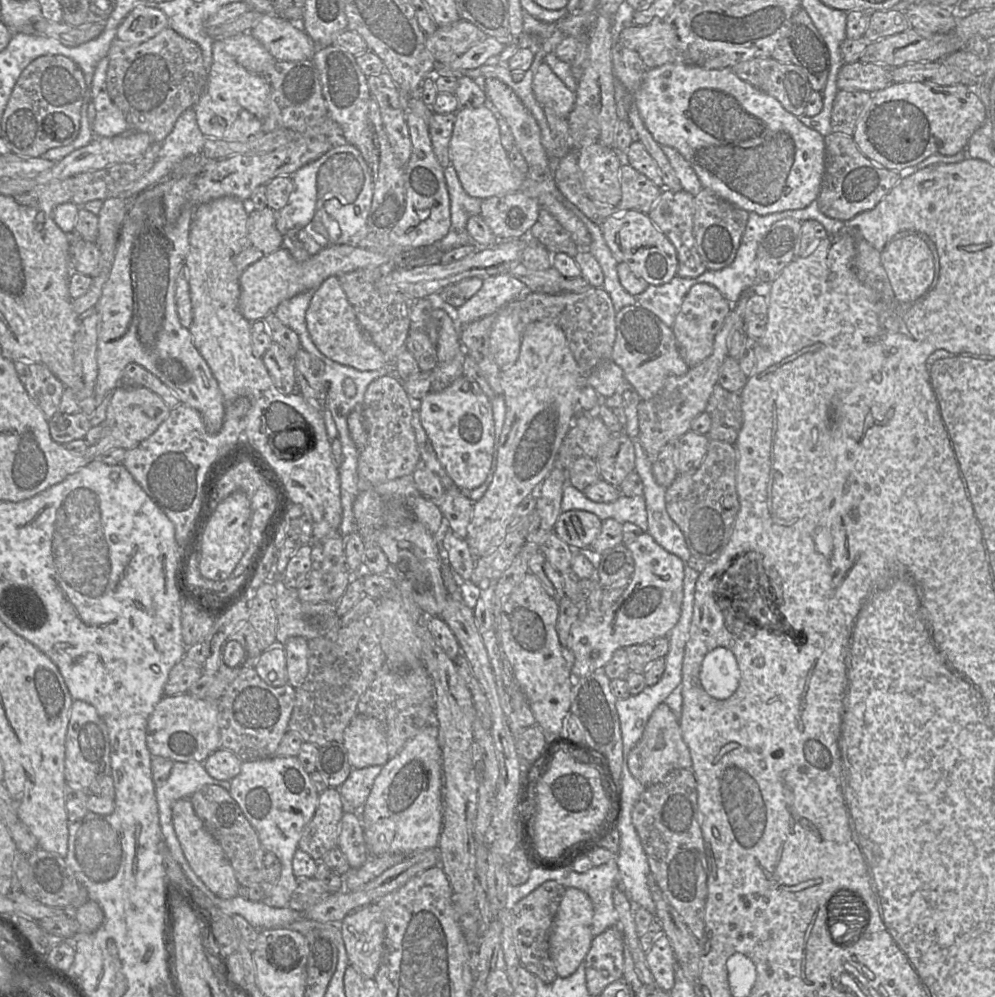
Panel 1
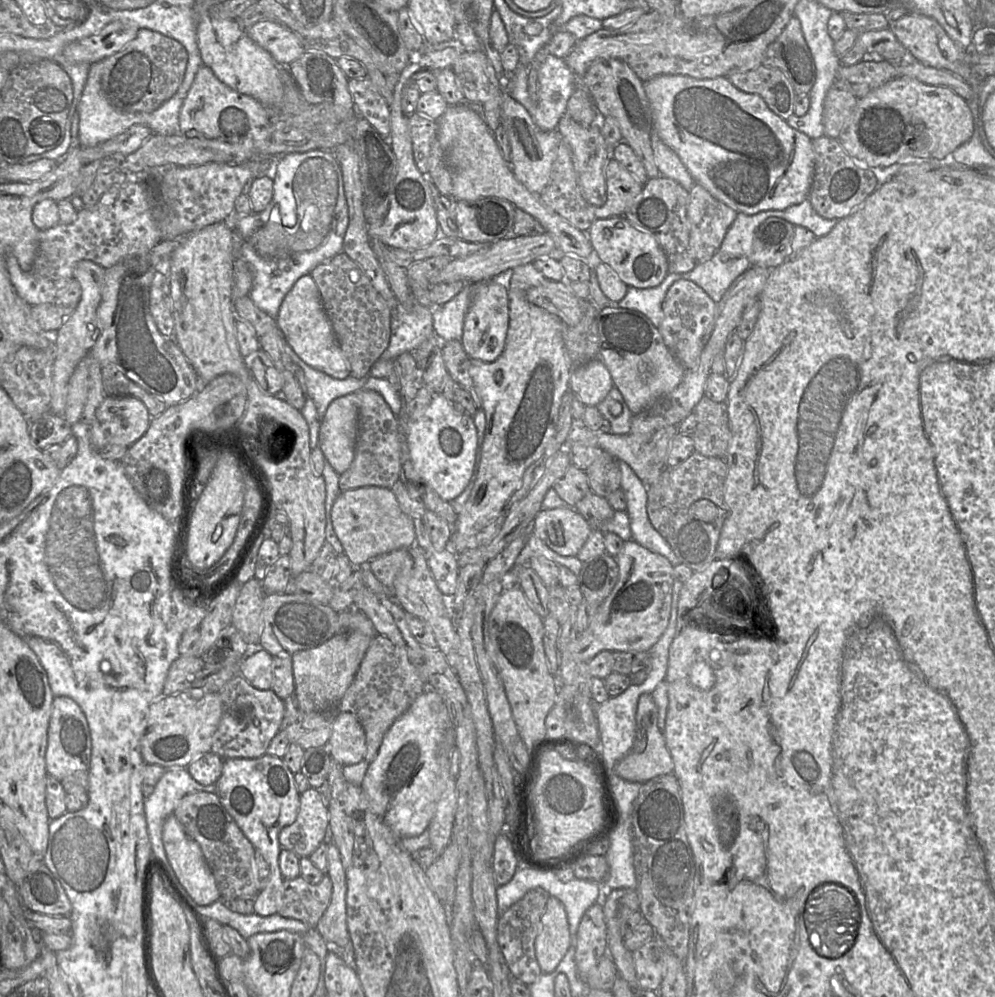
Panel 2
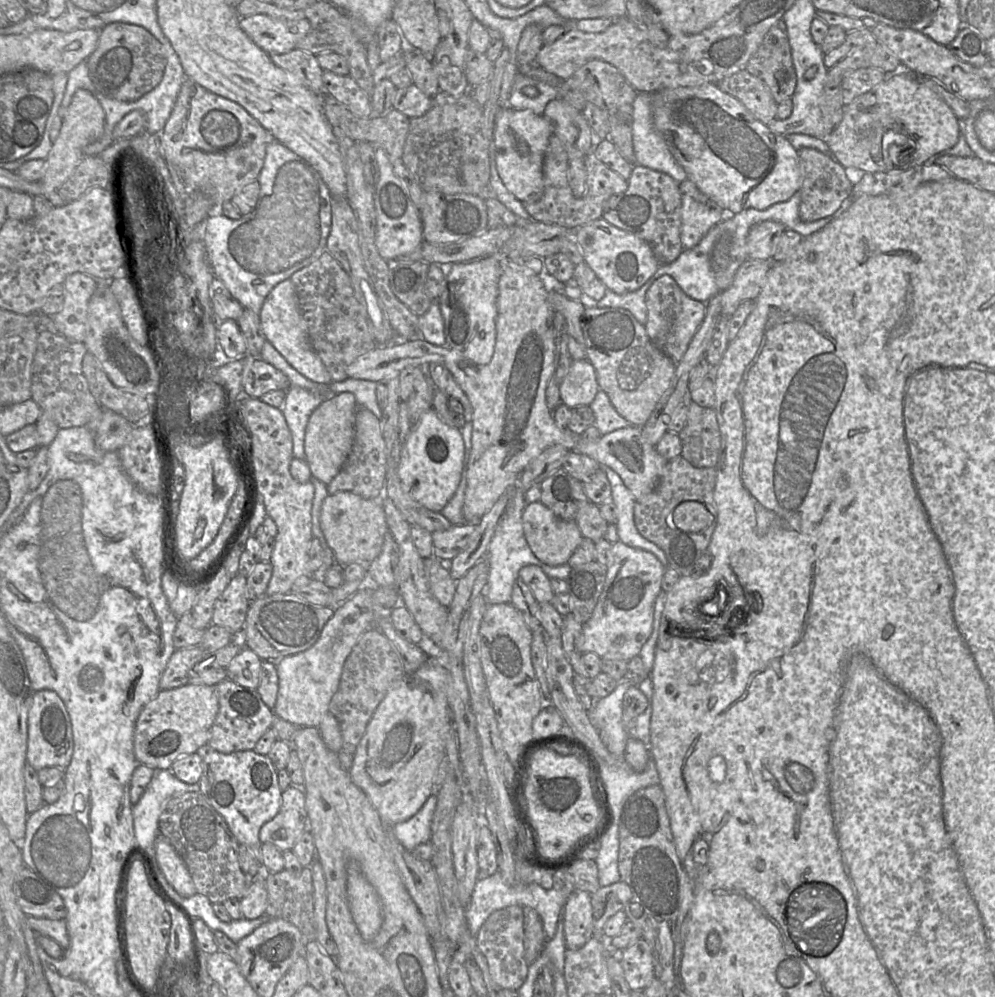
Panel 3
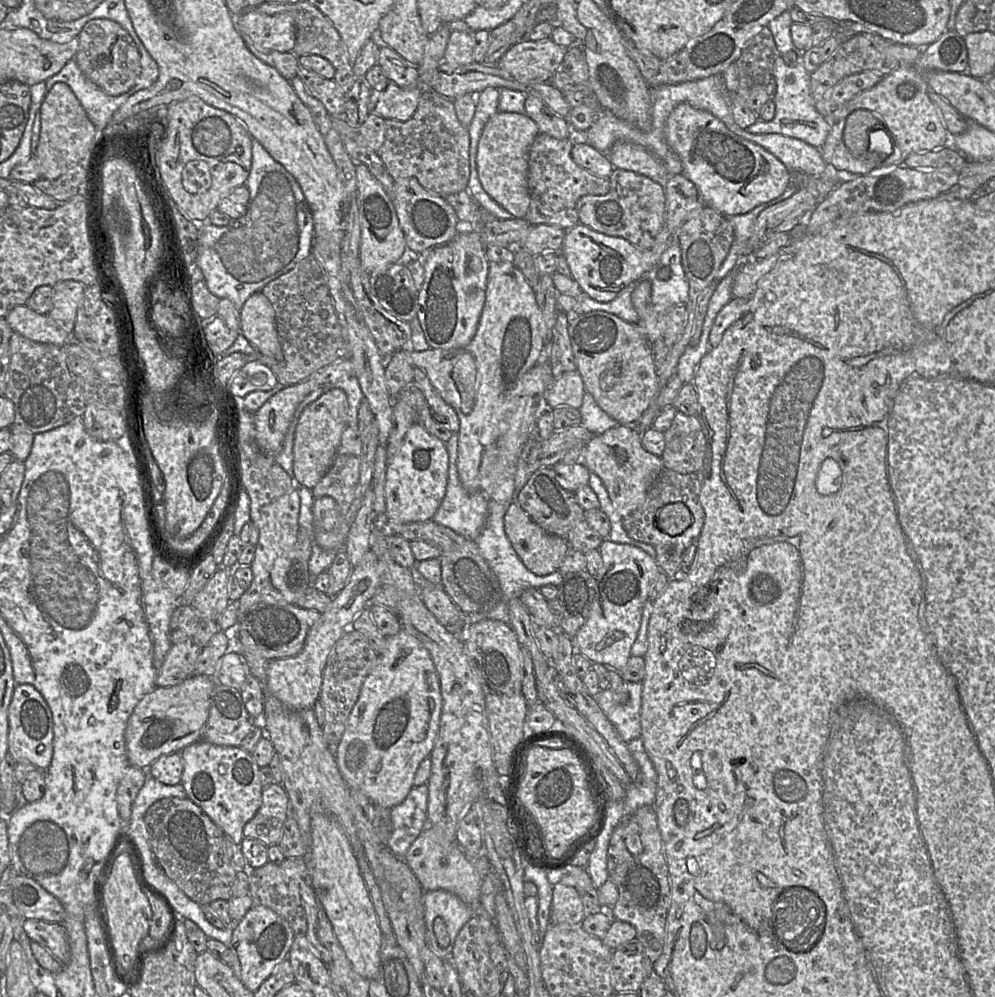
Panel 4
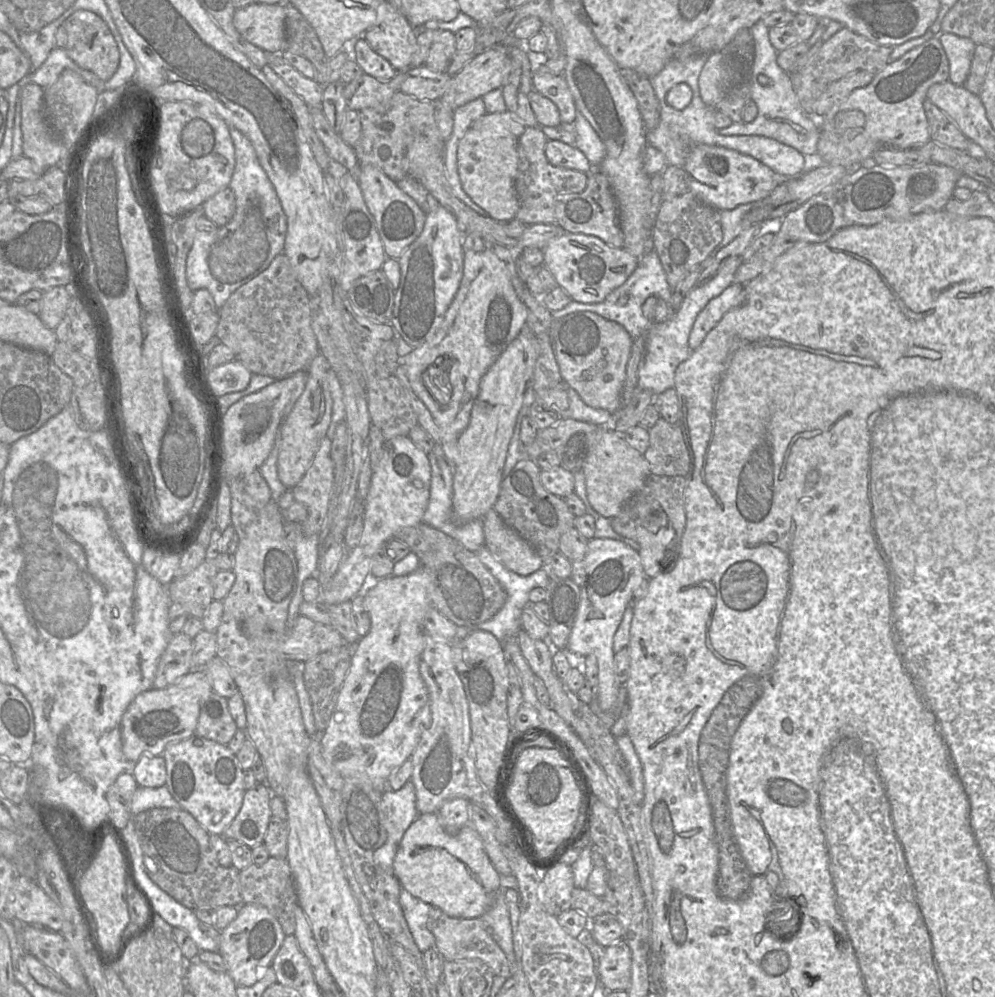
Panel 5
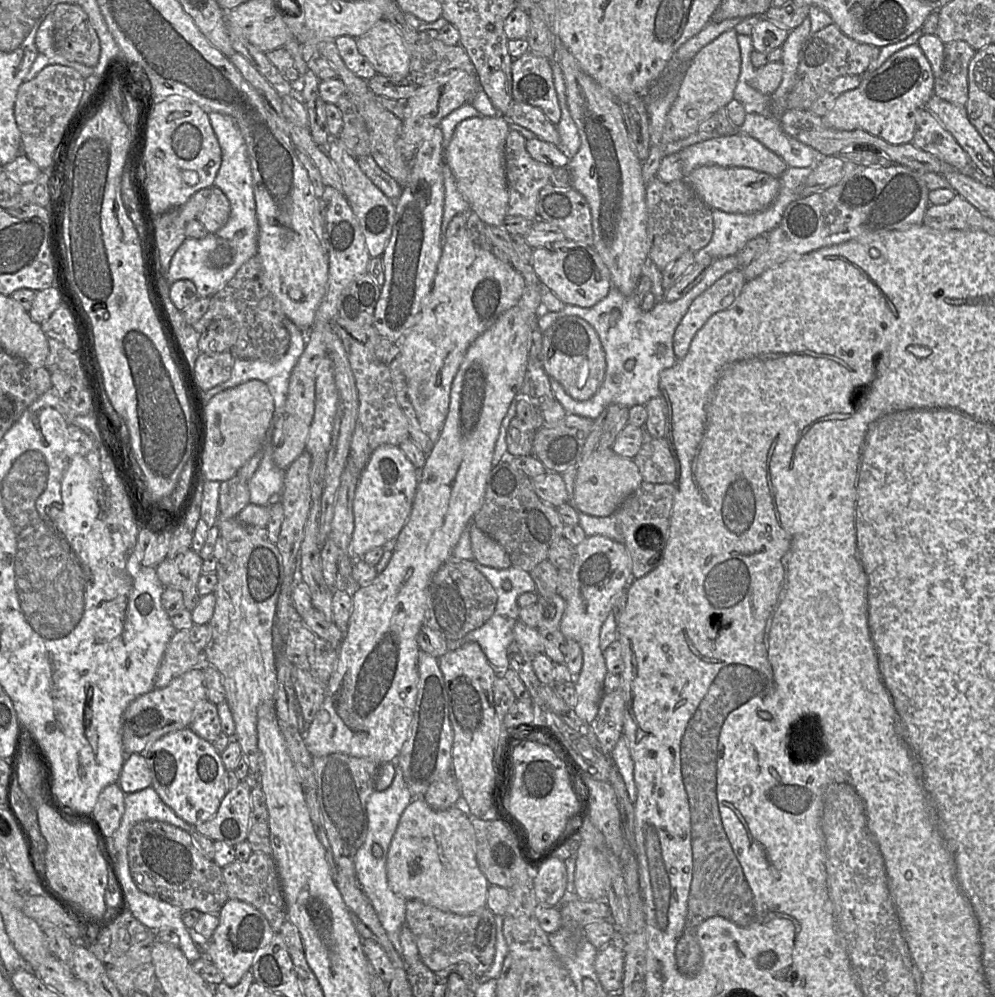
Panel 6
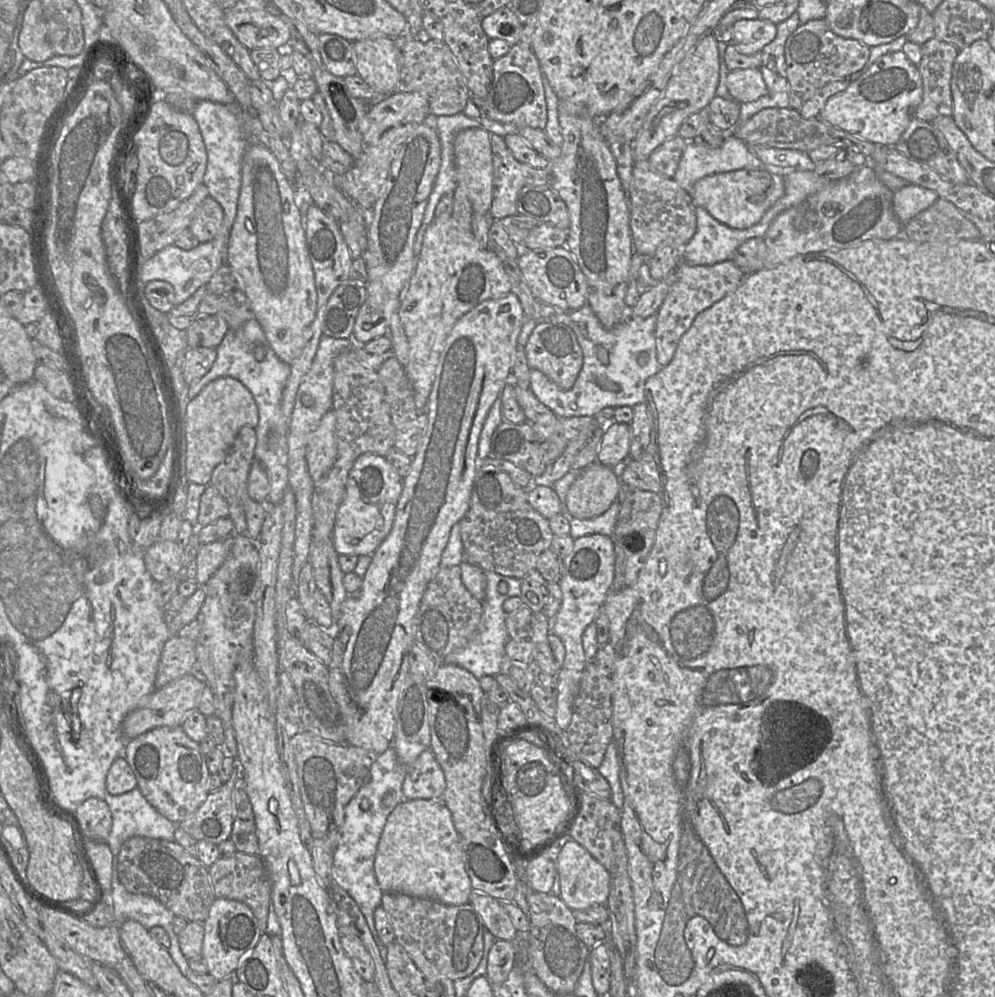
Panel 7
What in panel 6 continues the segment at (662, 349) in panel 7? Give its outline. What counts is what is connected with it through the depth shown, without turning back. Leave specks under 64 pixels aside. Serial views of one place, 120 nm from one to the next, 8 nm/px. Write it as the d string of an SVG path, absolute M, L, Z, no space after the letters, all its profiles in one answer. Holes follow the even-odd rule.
M737 268L722 276L692 302L674 333L673 350L677 361L688 353L694 336L707 320L735 302L745 282L741 268Z

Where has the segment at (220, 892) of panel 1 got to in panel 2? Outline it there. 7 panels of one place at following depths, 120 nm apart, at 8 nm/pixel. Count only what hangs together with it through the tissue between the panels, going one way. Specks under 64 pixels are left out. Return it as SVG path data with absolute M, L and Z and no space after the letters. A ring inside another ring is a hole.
M173 814L169 815L164 823L162 842L168 862L179 883L190 898L201 906L219 901L220 893L215 878L205 861L200 846L185 833L183 827Z

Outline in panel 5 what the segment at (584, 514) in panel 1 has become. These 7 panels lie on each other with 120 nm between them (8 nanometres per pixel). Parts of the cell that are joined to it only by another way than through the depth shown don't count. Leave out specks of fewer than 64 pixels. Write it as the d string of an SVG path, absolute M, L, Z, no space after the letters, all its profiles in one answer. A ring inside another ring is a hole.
M494 509L480 519L483 523L485 545L507 569L527 576L542 568L543 559Z

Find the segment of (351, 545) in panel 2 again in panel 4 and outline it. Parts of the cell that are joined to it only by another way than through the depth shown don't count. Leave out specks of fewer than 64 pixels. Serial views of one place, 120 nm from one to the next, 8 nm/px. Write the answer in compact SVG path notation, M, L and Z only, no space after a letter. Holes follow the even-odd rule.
M330 496L315 499L312 514L318 545L326 550L341 551L350 524L341 514L336 500Z

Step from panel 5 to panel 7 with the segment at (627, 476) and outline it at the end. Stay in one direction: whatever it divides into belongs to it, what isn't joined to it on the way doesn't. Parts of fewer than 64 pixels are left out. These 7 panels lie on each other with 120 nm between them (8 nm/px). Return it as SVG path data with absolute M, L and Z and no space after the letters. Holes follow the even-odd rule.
M595 461L584 468L571 485L566 506L573 517L592 519L619 500L623 487L619 468L607 467Z

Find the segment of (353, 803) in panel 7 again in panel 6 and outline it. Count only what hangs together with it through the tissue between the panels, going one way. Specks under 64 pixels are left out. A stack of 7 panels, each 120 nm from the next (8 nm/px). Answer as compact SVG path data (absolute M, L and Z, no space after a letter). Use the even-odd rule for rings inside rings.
M397 766L397 772L391 785L383 791L374 791L367 802L367 814L369 820L368 836L364 844L353 857L358 884L373 906L377 917L393 943L395 950L404 959L419 959L422 962L416 940L406 925L406 903L407 900L397 895L390 888L386 873L386 857L393 835L396 831L399 819L405 808L413 800L401 770ZM399 937L401 937L404 948L401 953Z

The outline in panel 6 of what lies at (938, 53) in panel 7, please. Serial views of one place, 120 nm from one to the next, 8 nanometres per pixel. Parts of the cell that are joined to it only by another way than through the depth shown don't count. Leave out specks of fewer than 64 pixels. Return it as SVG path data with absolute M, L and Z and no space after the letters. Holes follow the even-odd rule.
M964 41L945 43L942 74L935 78L933 94L958 106L968 100L968 68L976 50Z

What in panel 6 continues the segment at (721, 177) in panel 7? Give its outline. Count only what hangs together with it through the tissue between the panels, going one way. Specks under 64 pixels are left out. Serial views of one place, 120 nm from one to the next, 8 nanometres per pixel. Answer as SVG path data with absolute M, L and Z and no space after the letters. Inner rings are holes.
M700 166L686 177L686 181L712 210L727 213L760 212L774 201L780 189L779 178L740 167Z

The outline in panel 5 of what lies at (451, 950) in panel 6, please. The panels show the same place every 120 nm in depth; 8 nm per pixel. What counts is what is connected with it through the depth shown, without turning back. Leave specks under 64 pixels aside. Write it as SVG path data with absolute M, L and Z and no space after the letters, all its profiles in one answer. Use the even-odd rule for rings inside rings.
M434 910L430 913L427 925L435 938L434 948L445 961L479 959L488 966L495 976L508 978L513 974L506 954L498 946L489 927L480 917L472 919L454 918L441 910Z

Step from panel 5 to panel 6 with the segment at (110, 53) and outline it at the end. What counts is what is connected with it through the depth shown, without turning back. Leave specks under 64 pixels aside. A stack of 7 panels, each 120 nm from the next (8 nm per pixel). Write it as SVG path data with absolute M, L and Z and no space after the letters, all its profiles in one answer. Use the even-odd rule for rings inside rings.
M60 3L54 12L54 50L86 66L97 65L101 47L97 33L81 6Z

